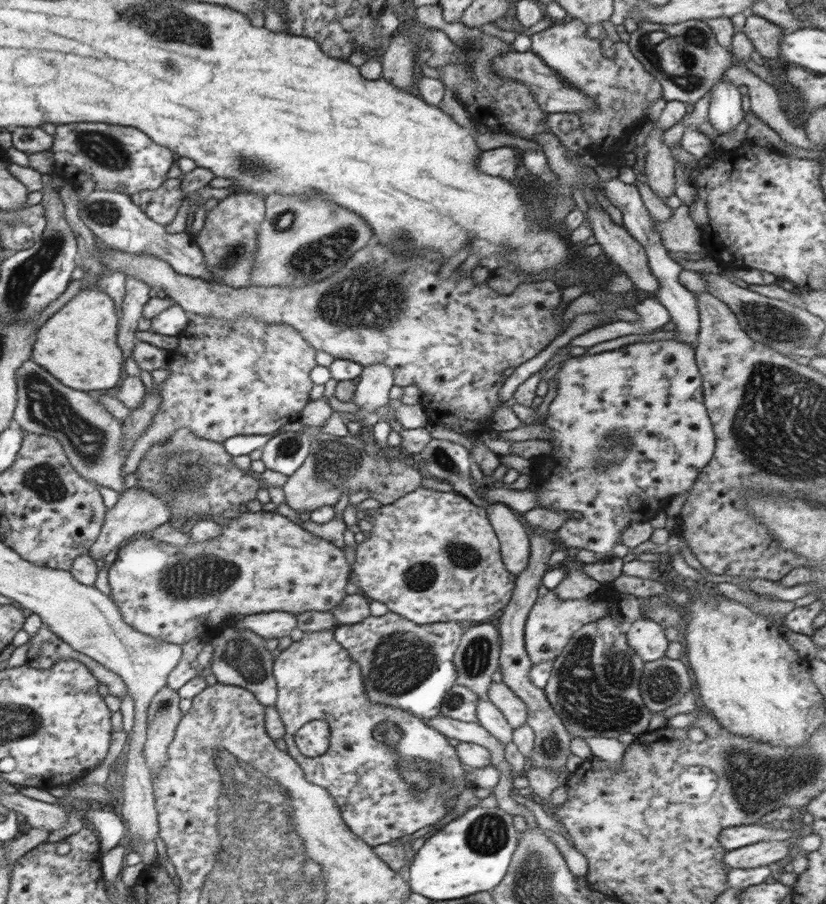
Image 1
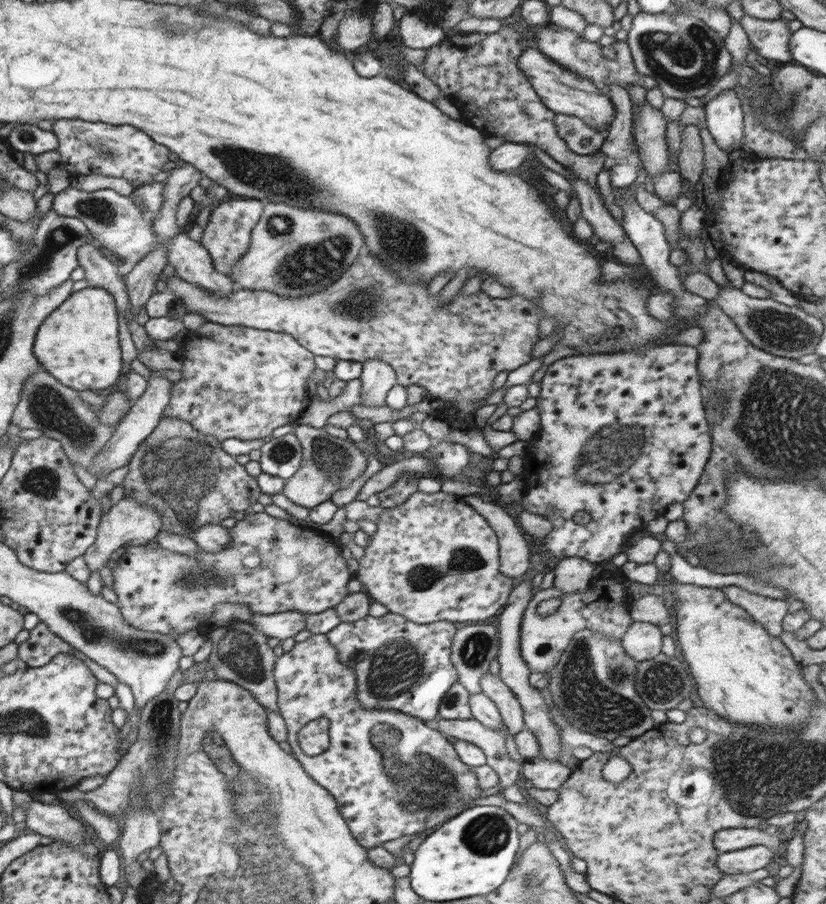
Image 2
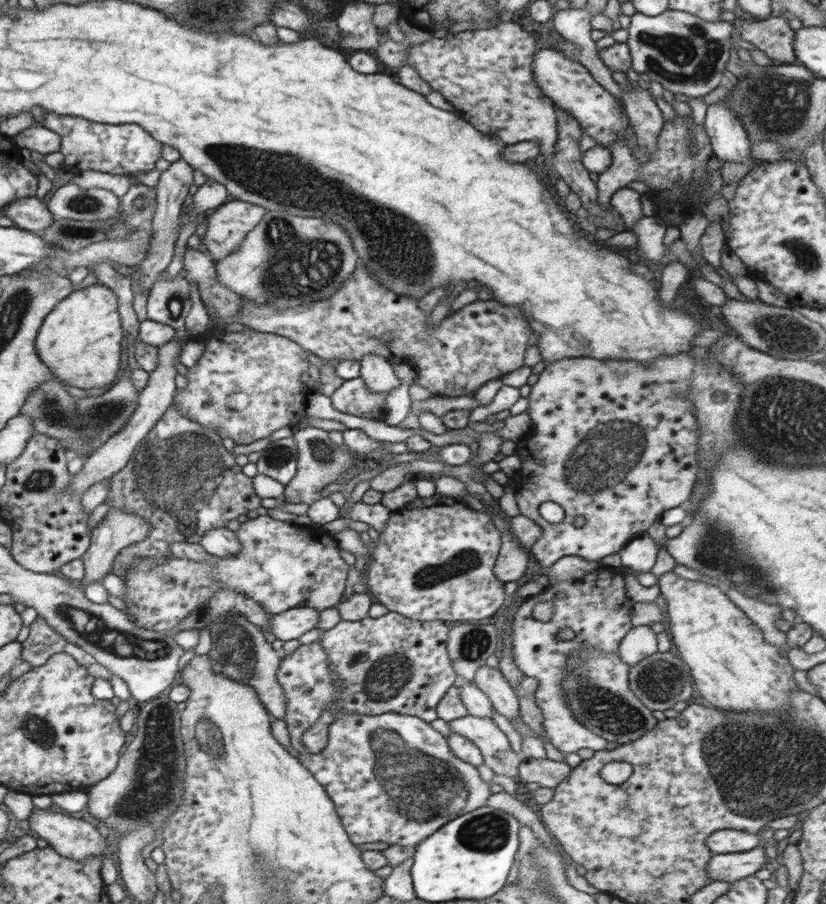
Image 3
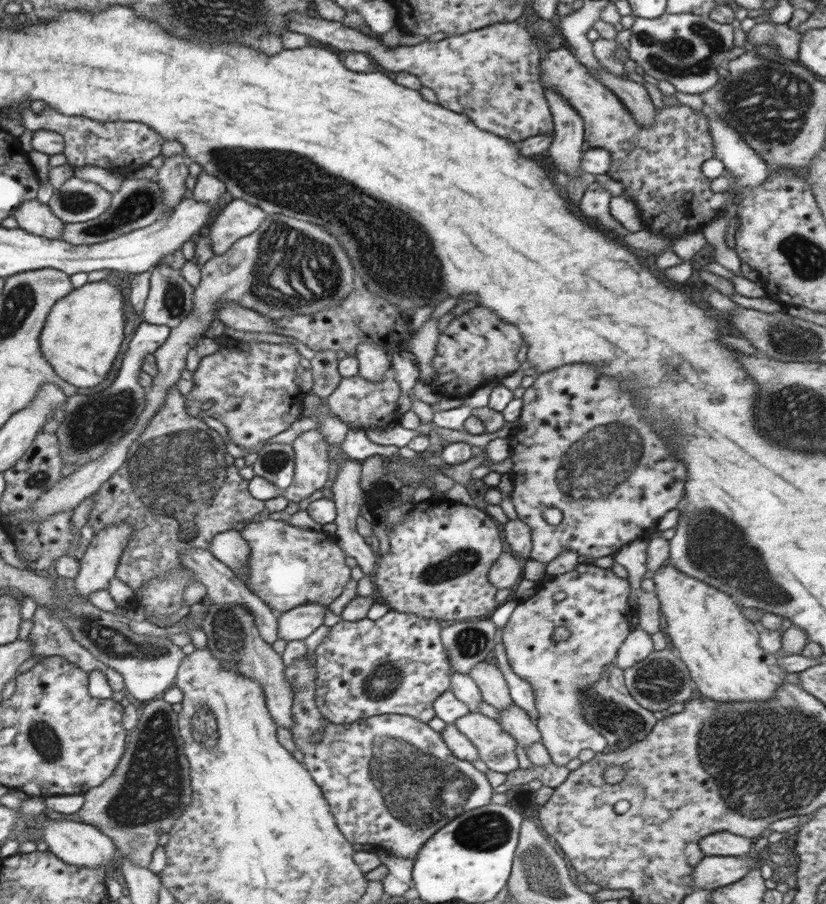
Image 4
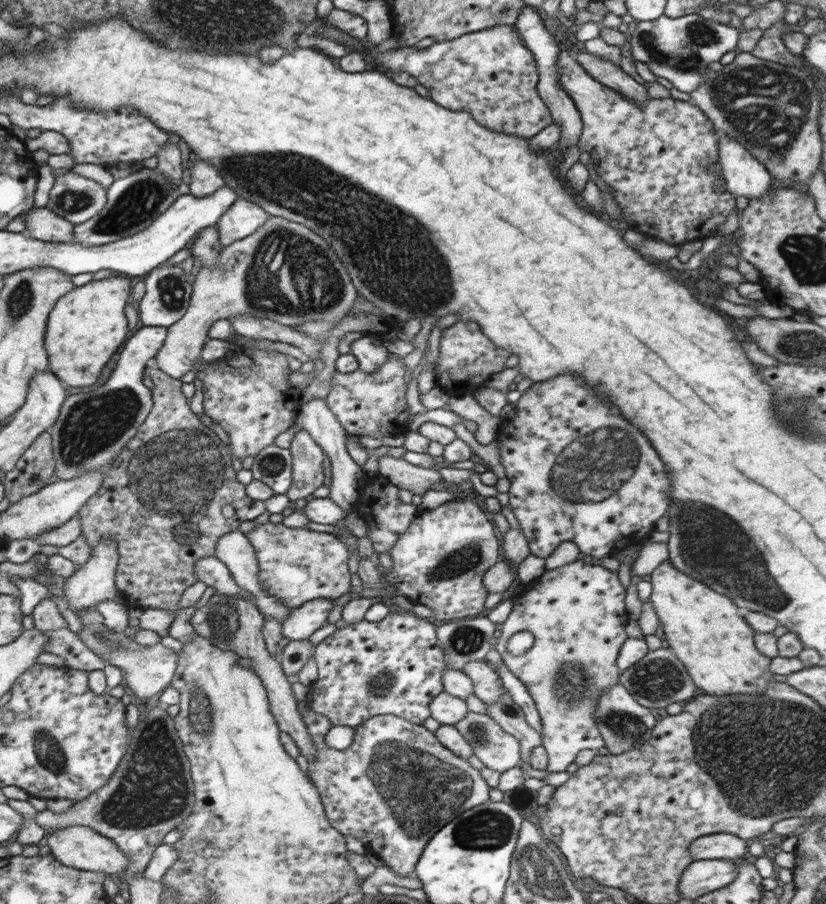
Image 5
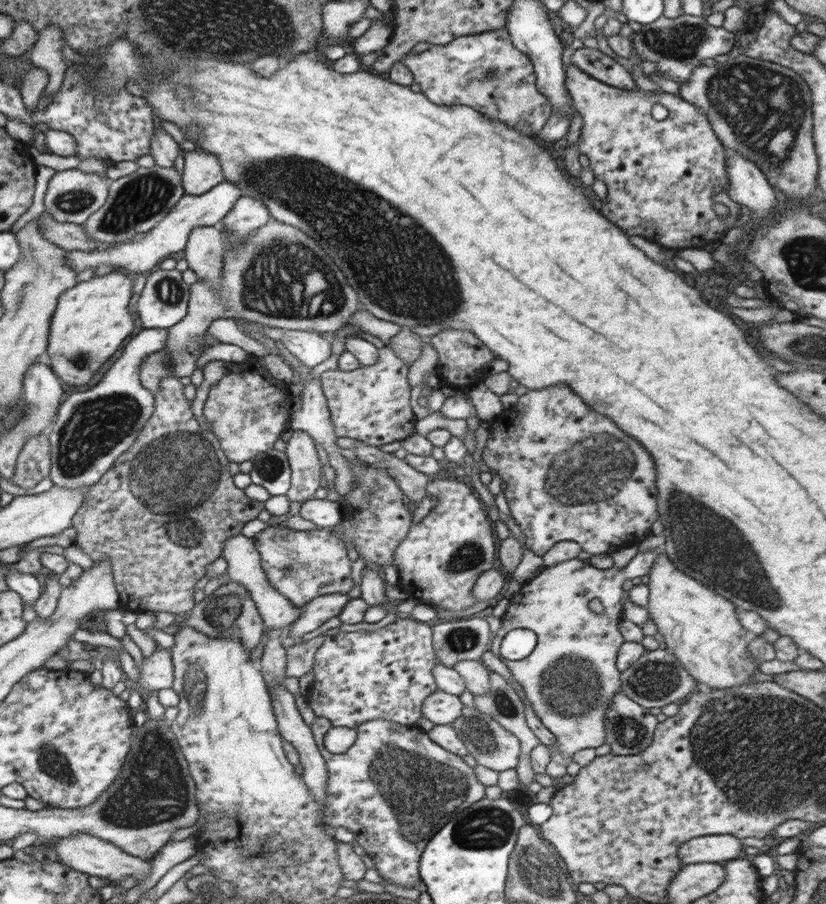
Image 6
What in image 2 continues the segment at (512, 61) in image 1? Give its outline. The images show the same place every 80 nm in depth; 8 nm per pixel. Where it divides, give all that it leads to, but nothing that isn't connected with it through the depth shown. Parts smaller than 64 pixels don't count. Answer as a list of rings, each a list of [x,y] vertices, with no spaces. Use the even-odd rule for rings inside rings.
[[[528,47],[518,59],[518,67],[529,78],[530,84],[541,101],[556,114],[569,114],[585,122],[590,129],[598,129],[603,124],[611,124],[615,117],[615,105],[589,78],[559,65],[540,49]]]

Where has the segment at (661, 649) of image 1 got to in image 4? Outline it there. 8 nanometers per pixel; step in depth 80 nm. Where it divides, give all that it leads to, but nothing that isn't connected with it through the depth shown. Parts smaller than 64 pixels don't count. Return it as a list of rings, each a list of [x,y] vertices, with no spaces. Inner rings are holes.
[[[635,628],[620,646],[615,664],[618,669],[630,668],[652,652],[654,652],[652,636],[640,628]]]

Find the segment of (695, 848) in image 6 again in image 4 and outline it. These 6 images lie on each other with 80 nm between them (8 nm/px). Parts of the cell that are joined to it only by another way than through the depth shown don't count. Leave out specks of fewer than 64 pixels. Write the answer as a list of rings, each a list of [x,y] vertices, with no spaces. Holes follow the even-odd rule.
[[[716,832],[701,838],[703,856],[744,856],[754,851],[754,838],[744,838],[732,832]]]

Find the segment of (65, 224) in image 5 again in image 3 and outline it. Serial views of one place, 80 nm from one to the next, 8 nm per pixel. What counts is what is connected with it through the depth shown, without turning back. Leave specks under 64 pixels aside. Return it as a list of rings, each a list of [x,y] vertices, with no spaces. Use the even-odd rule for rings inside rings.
[[[36,197],[22,198],[10,203],[5,207],[4,214],[11,218],[14,226],[37,234],[52,226],[55,221],[47,206]]]

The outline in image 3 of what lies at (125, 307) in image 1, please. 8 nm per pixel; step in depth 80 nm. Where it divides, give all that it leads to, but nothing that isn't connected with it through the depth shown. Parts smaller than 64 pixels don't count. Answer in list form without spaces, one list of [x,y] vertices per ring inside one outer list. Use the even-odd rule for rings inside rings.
[[[176,160],[170,164],[170,168],[166,172],[160,174],[160,181],[155,186],[157,208],[151,220],[153,239],[149,248],[149,255],[135,269],[135,273],[139,272],[143,275],[140,282],[144,282],[143,287],[149,292],[151,286],[158,280],[158,276],[169,267],[172,256],[174,256],[174,244],[180,233],[179,215],[185,198],[190,192],[190,184],[194,181],[194,171],[194,168],[184,160]]]

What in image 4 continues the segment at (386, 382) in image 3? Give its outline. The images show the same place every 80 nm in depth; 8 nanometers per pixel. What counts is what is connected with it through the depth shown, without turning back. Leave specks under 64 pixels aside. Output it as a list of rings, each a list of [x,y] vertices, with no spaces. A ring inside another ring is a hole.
[[[362,341],[355,350],[359,360],[359,375],[372,382],[380,382],[391,366],[392,355],[380,345]]]

